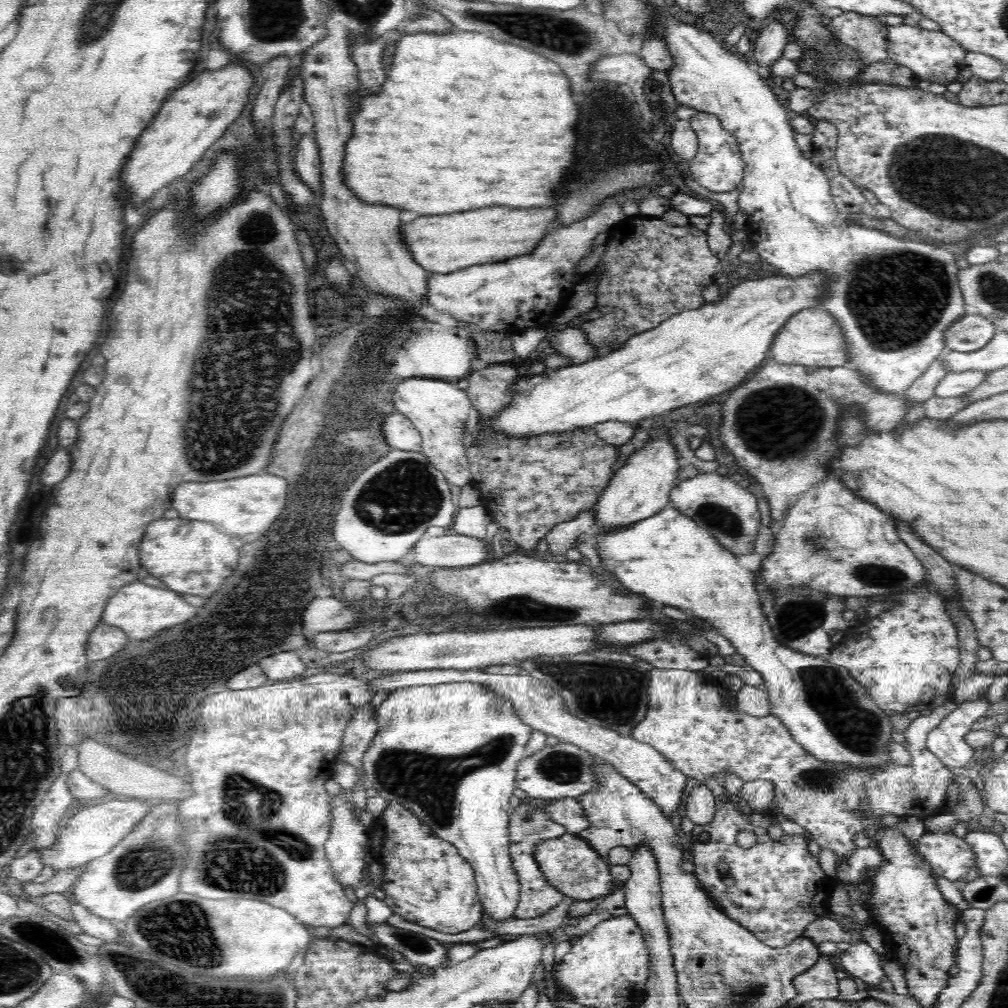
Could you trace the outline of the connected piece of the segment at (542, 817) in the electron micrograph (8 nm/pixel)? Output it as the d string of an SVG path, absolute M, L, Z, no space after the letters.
M530 799L522 800L509 817L510 856L520 881L520 902L516 906L514 917L536 918L546 914L550 908L558 906L566 898L561 892L558 892L556 887L549 884L544 873L540 870L540 865L534 856L536 845L546 840L560 838L560 836L567 834L567 828L550 820L548 811L544 811L540 804L538 805L537 802Z

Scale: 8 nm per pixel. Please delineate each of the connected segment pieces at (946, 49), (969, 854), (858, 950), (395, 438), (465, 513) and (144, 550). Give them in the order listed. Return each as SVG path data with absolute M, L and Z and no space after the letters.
M900 24L888 27L887 54L896 64L907 66L916 78L947 87L957 81L958 74L965 66L967 50L944 31L926 30L922 26Z
M925 832L916 848L936 875L952 881L966 876L976 862L972 847L953 832Z
M863 939L852 942L848 950L842 952L837 959L846 972L853 974L862 987L867 988L878 986L884 978L882 960L882 956Z
M392 411L382 423L382 434L392 449L421 452L423 443L419 430L400 411Z
M482 504L478 506L458 508L458 514L454 518L454 528L458 534L469 537L484 539L486 536L486 526L493 522L493 516Z
M160 518L148 524L139 546L141 567L179 595L212 596L238 565L239 542L220 526L201 520Z

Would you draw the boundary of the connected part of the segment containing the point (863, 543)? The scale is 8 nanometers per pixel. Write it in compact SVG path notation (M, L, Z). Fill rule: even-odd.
M824 480L818 487L803 492L788 508L783 524L774 535L773 552L762 561L756 572L756 582L761 593L765 588L776 591L775 595L784 596L789 587L808 586L812 590L840 597L873 597L895 595L894 592L911 592L924 586L927 577L924 566L914 556L912 550L900 540L894 520L880 512L874 504L856 498L840 480Z

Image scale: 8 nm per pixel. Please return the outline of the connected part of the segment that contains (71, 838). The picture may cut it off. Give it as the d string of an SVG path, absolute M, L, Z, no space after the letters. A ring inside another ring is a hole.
M113 797L87 805L74 816L68 816L62 820L56 846L34 848L34 851L38 851L40 857L44 859L44 866L52 867L54 872L74 867L86 868L91 860L104 856L120 843L133 830L132 828L150 812L151 804L152 802L144 799Z

